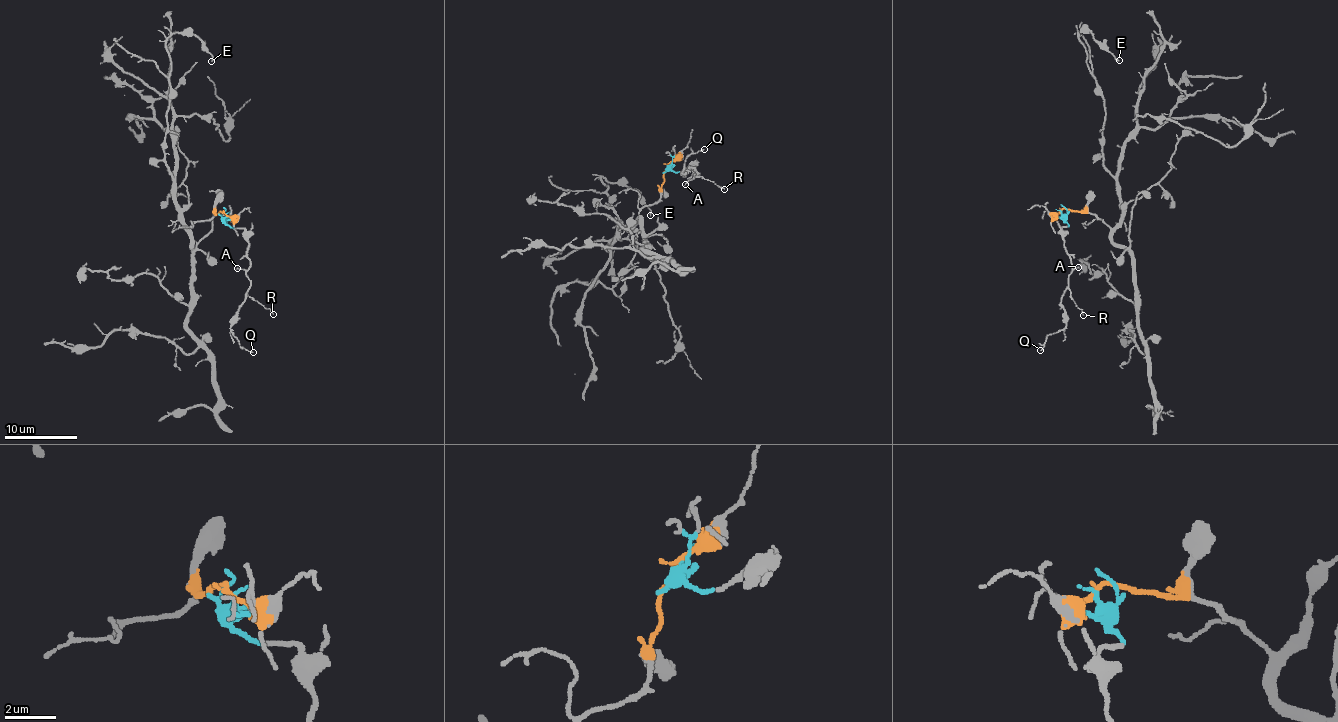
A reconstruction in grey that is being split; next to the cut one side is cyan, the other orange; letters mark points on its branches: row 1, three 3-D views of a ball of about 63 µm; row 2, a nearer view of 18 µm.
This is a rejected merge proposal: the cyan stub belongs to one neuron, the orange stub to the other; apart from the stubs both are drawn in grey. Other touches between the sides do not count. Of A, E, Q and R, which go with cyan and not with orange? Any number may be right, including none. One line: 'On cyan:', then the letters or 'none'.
On cyan: A, Q, R

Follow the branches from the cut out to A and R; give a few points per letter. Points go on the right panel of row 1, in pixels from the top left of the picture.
A: (1067, 209), (1068, 226), (1061, 228), (1063, 241), (1071, 265), (1074, 268), (1079, 266)
R: (1067, 209), (1068, 226), (1061, 228), (1063, 247), (1071, 259), (1070, 294), (1083, 315)

